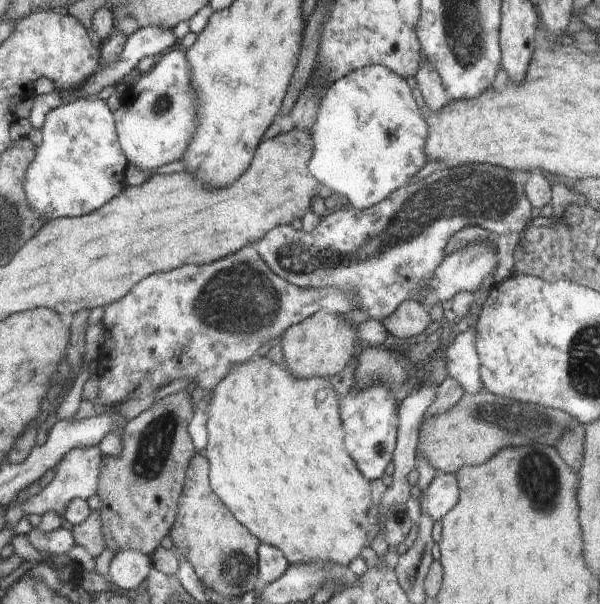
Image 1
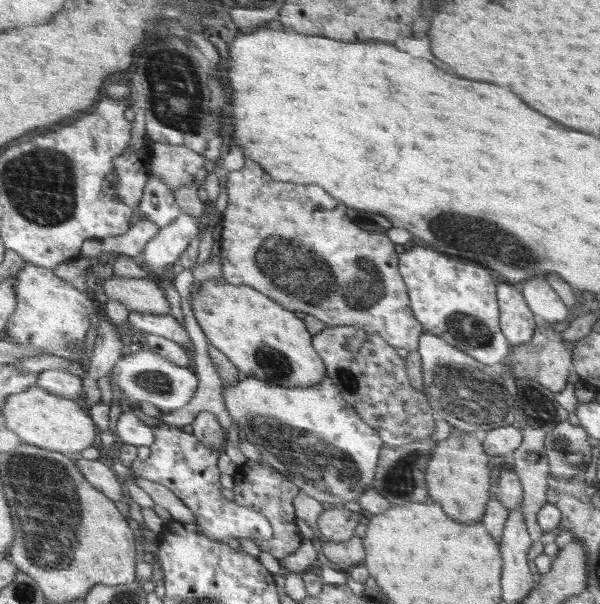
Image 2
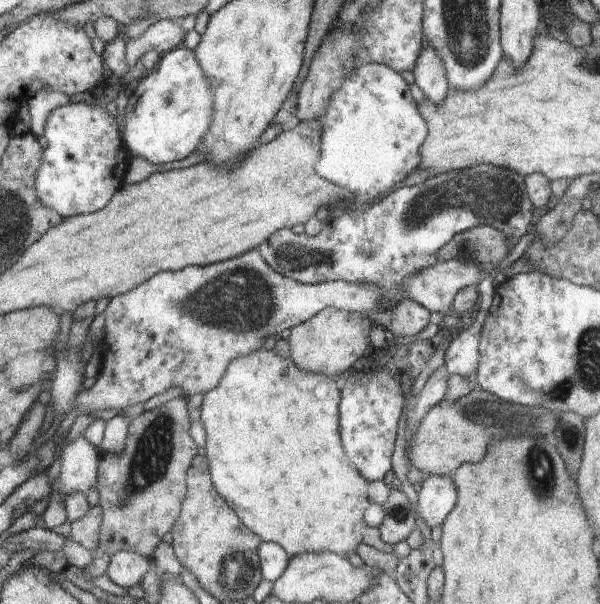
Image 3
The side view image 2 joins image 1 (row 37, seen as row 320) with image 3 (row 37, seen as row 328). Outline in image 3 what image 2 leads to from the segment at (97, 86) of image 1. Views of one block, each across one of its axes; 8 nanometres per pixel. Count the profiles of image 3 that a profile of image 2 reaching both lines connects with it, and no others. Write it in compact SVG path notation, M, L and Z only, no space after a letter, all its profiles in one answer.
M167 18L154 23L142 36L130 40L127 55L131 68L142 60L149 50L163 54L176 49L187 33L182 26L183 18Z

